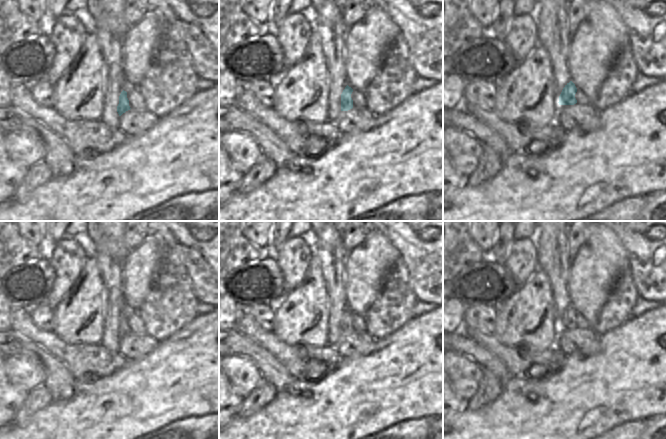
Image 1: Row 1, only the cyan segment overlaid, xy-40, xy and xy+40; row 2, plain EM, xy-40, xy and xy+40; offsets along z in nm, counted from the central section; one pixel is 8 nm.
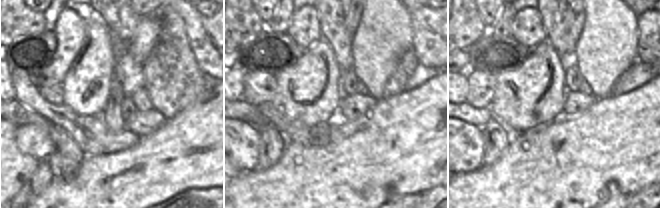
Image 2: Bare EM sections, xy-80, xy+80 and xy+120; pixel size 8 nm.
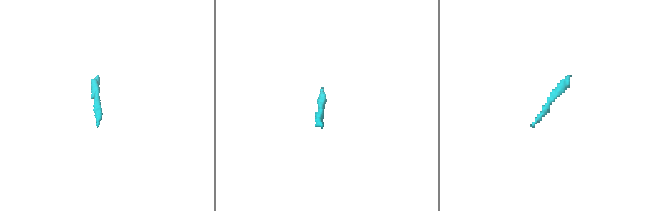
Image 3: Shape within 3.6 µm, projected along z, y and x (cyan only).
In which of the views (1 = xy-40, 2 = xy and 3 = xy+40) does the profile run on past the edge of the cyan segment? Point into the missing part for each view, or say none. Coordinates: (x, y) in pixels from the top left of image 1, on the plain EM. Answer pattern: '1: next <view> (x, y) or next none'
1: next none
2: next none
3: next none

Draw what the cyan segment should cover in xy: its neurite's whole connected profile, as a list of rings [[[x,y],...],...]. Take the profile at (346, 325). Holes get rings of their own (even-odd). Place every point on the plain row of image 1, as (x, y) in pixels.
[[[348,309],[343,314],[341,318],[341,335],[348,335],[353,332],[352,316],[353,313]]]

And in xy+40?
[[[570,305],[563,312],[560,320],[559,320],[559,329],[574,329],[577,327],[575,322],[575,318],[577,316],[577,312],[575,308]]]

